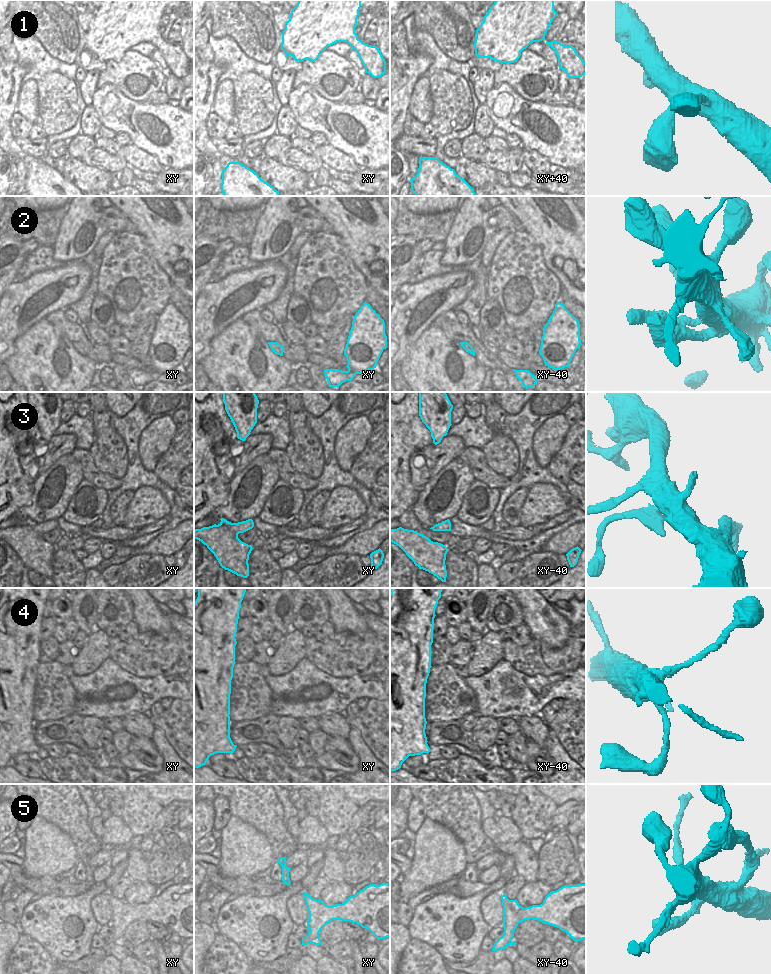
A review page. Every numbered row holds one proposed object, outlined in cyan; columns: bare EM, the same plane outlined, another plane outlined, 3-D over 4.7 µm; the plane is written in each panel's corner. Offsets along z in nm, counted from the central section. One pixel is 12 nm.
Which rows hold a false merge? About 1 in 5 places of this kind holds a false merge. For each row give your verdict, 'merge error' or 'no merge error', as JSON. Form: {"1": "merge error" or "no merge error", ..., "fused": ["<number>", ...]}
{"1": "no merge error", "2": "no merge error", "3": "no merge error", "4": "no merge error", "5": "merge error", "fused": ["5"]}

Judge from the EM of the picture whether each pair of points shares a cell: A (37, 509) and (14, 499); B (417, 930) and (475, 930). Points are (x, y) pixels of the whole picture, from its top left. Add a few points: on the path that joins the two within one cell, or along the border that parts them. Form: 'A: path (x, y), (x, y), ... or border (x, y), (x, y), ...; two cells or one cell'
A: border (33, 481), (31, 499), (19, 511); two cells
B: path (432, 930), (450, 930), (462, 940); one cell

